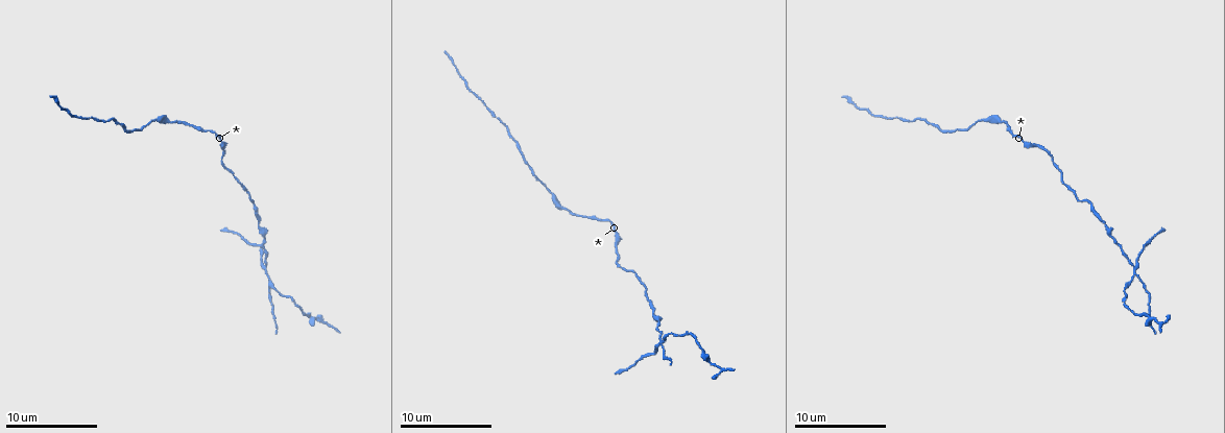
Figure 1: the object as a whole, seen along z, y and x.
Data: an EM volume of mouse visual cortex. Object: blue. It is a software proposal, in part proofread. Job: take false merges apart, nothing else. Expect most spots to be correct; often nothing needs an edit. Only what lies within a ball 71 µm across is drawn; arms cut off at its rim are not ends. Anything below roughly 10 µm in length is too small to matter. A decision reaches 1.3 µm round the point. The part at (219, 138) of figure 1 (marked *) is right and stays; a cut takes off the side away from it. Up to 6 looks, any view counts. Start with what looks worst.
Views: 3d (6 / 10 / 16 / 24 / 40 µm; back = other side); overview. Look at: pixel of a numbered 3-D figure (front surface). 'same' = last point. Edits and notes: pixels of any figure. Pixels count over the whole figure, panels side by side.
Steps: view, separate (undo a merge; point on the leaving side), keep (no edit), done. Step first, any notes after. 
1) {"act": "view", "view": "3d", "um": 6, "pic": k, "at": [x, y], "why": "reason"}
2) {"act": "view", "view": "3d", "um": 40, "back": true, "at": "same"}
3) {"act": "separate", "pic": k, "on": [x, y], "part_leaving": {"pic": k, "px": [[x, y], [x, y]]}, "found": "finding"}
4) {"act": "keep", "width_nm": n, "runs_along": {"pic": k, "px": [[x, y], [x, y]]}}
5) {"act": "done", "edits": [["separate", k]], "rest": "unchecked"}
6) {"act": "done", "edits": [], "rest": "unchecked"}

{"act": "view", "view": "3d", "um": 16, "pic": 1, "at": [1132, 276], "why": "three arms meet"}

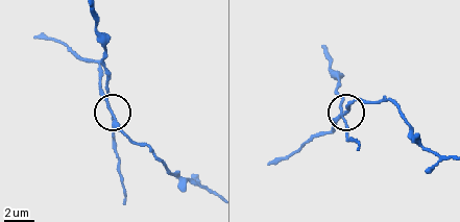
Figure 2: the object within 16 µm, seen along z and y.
{"act": "separate", "pic": 2, "on": [116, 120], "arms": 3, "part_leaving": {"pic": 2, "px": [[107, 101], [130, 138], [170, 170], [212, 190]]}, "found": "two neurons meet here"}

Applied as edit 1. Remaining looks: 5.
{"act": "view", "view": "overview", "why": "see it whole again"}

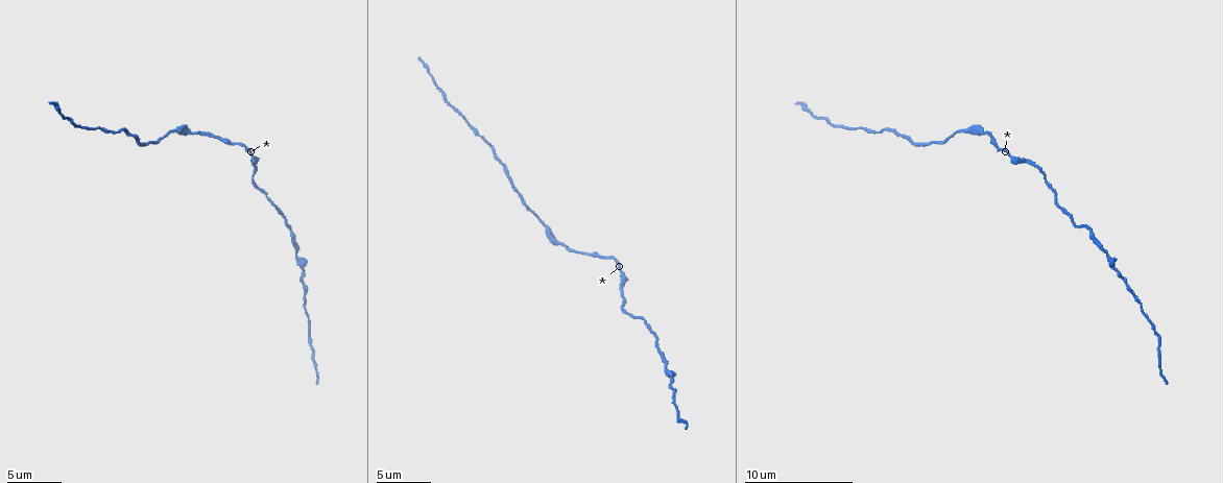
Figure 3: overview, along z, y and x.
{"act": "view", "view": "3d", "um": 10, "pic": 3, "at": [294, 250]}

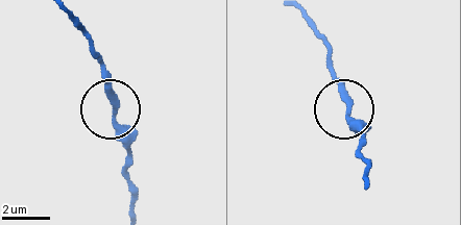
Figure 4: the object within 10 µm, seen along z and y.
{"act": "keep", "found": "continuous, no second neuron"}

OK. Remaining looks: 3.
{"act": "view", "view": "3d", "um": 10, "pic": 3, "at": [283, 218], "why": "sudden change in width"}

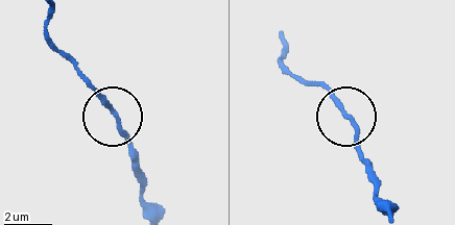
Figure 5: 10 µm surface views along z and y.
{"act": "keep", "found": "all the same neuron"}

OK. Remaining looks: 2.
{"act": "done", "edits": [["separate", 2]], "rest": "unchecked"}

